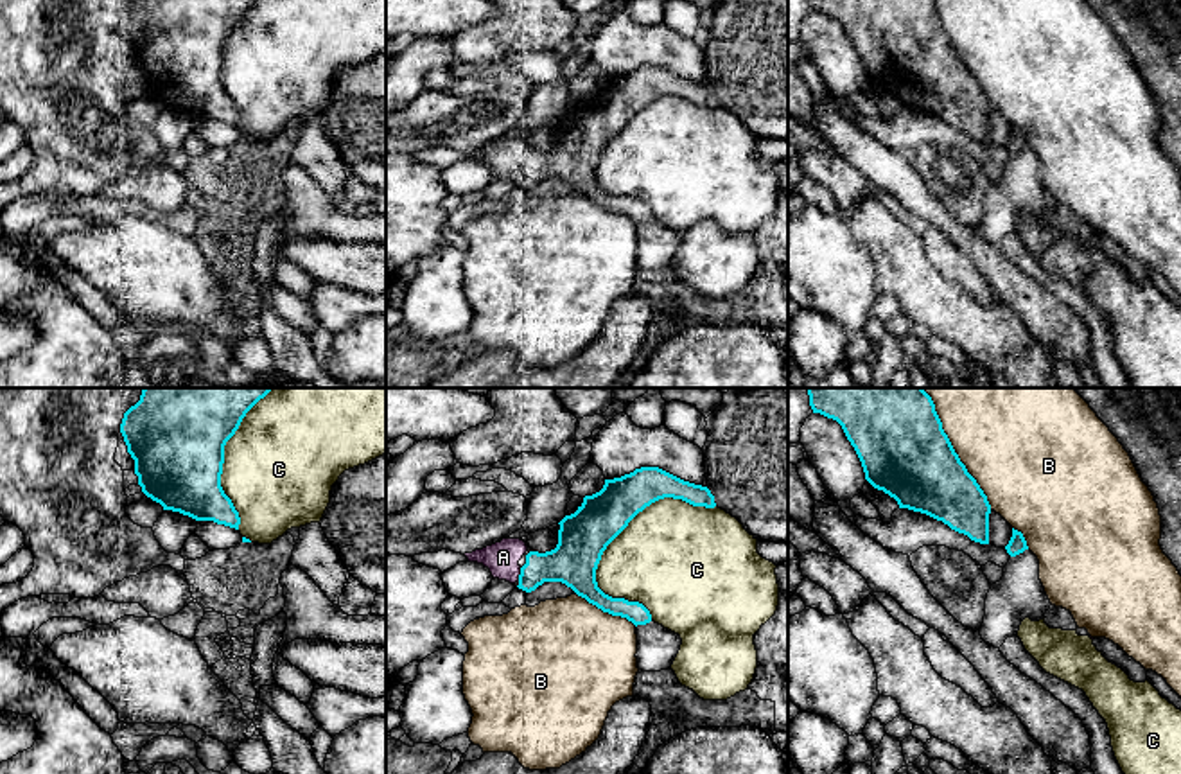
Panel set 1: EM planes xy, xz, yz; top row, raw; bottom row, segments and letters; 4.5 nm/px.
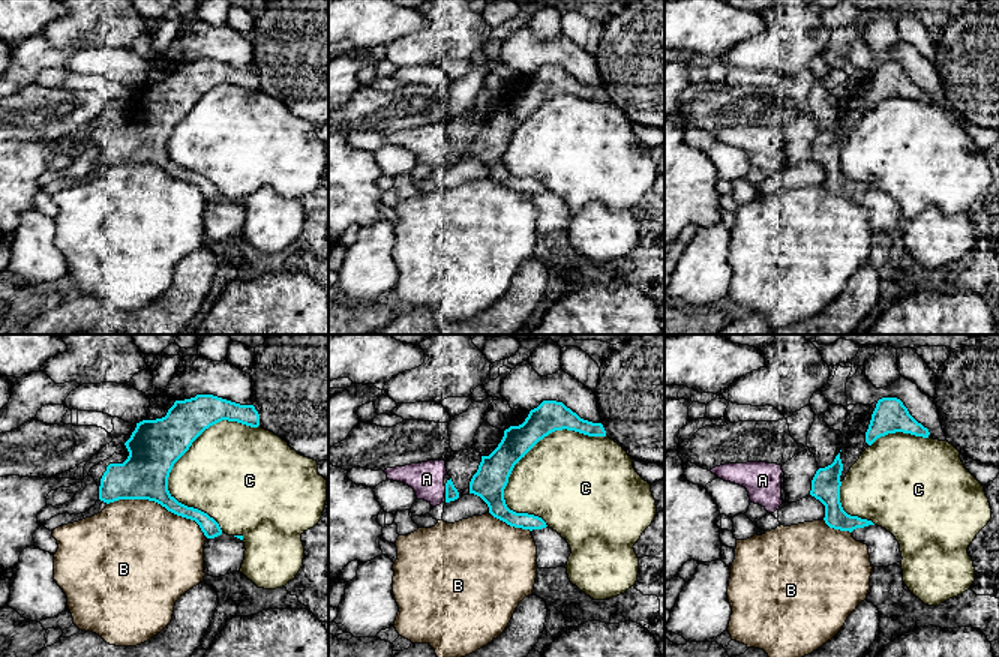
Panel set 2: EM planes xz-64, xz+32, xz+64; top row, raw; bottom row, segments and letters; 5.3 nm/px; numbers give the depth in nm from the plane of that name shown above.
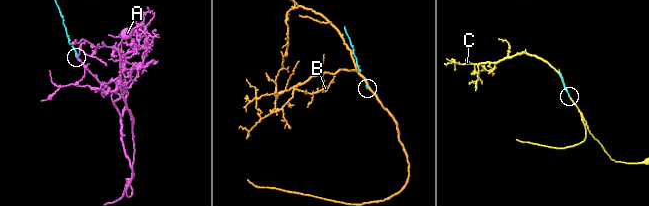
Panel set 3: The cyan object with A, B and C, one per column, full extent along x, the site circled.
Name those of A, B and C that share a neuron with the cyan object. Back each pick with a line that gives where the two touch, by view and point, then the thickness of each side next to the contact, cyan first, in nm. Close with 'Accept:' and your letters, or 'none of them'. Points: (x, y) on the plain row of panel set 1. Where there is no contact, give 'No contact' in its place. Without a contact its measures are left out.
A: Touches cyan at xz (519, 173). Thickness 200 nm (cyan) against 150 nm
Accept: A

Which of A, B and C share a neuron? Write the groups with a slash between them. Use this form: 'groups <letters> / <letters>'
groups A / B / C

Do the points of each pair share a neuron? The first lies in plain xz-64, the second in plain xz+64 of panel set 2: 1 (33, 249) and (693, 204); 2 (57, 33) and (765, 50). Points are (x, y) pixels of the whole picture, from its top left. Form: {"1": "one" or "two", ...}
{"1": "two", "2": "one"}

